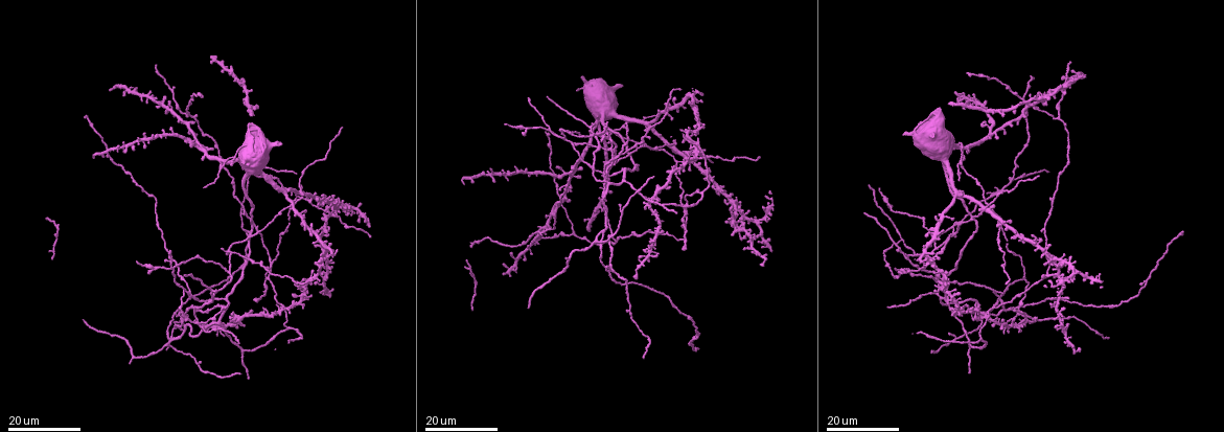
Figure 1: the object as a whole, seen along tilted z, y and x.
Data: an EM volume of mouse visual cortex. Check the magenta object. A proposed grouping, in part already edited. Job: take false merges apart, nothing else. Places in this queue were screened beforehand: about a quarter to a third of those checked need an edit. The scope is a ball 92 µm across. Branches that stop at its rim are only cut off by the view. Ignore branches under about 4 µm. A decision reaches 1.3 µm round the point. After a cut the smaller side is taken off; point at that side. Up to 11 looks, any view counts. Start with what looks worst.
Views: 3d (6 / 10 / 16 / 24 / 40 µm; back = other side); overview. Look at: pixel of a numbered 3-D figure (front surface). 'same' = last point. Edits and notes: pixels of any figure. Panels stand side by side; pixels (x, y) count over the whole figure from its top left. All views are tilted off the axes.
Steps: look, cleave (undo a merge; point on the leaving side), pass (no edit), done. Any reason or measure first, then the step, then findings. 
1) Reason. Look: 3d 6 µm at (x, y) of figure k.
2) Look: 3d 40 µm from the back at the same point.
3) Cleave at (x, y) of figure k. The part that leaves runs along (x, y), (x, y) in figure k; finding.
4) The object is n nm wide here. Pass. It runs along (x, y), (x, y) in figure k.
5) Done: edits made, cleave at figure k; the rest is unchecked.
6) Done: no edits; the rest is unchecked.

Four-way junction. Look: 3d 24 µm at (1024, 289) of figure 1.

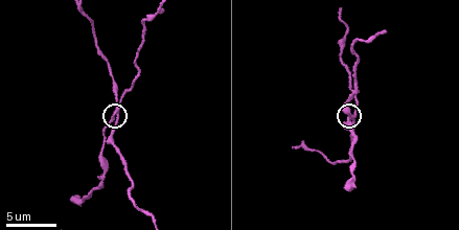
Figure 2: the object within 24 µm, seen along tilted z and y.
Look: 3d 10 µm at (112, 119) of figure 2.

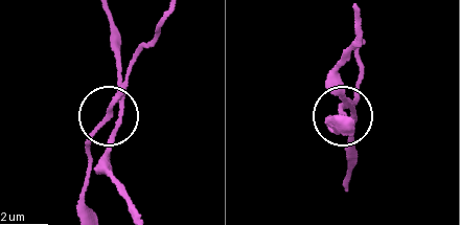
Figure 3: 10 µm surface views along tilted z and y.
The side arm is 15 µm long; 4 arms meet here. Pass. One neuron here.

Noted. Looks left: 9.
Side arm on a straight run. Look: 3d 24 µm at (182, 291) of figure 1.

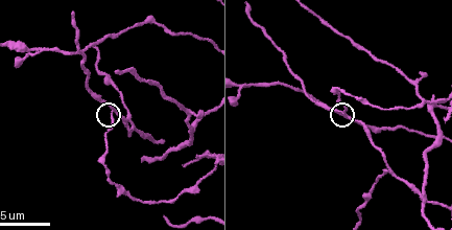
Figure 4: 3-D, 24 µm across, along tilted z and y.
Closer look. Look: 3d 6 µm at (110, 110) of figure 4.

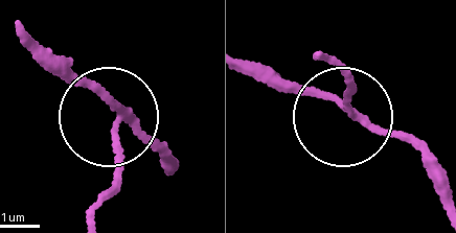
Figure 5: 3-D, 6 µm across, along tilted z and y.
3 arms meet here. Cleave at (121, 163) of figure 5. Two neurons meet here.

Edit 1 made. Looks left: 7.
See it whole again. Look: overview.

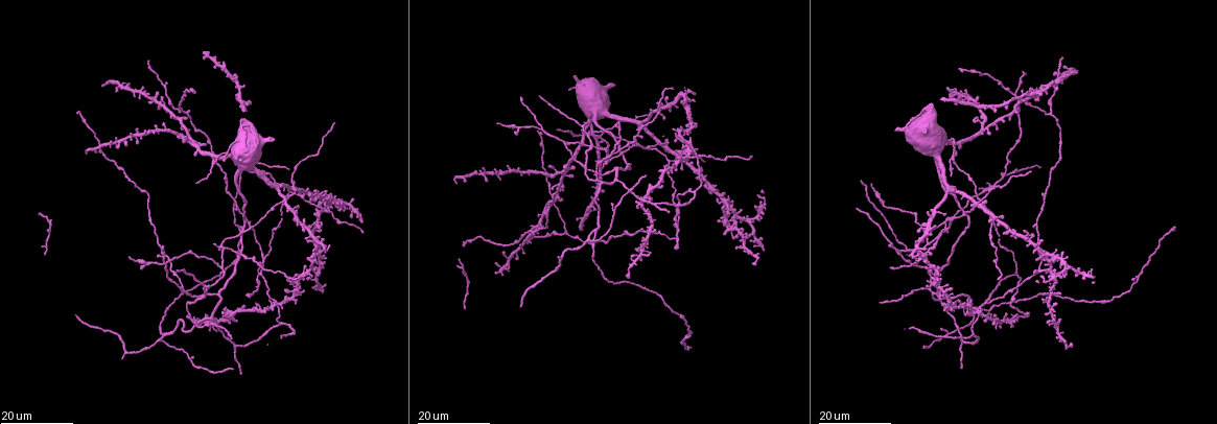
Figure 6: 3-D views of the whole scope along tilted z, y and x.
Look: 3d 24 µm at (667, 146) of figure 6.

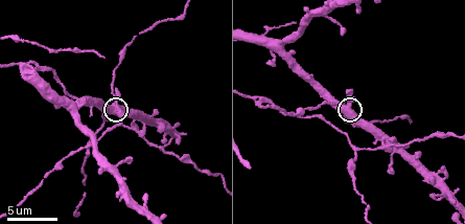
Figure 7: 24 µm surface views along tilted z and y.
Look: 3d 10 µm at (348, 104) of figure 7.

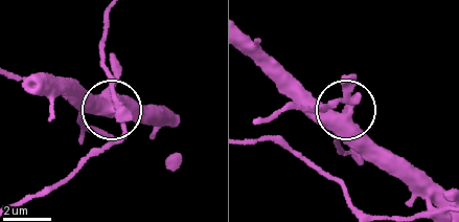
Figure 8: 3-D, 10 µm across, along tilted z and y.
From behind. Look: 3d 10 µm from the back at (349, 117) of figure 8.

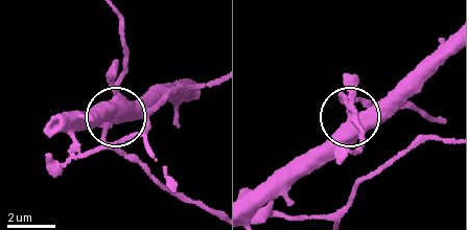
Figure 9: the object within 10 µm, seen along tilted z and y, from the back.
The side arm is 62 µm long; 5 arms meet here. Pass. One neuron here.

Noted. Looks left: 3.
Look: 3d 24 µm at (223, 248) of figure 6.

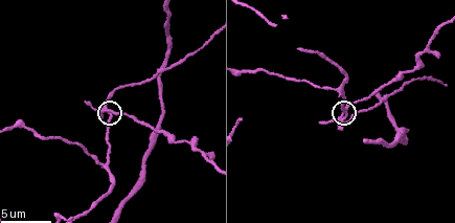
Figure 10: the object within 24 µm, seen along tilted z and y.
Look: 3d 10 µm at (346, 112) of figure 10.

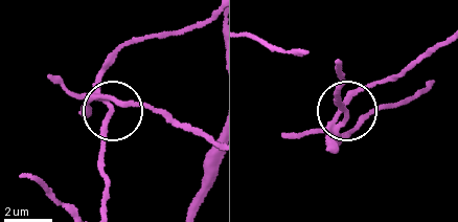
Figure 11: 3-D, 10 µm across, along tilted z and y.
The side arm is 33 µm long. Cleave at (63, 83) of figure 11. The part that leaves runs along (95, 100), (137, 101), (212, 136) in figure 11; a second neuron is stuck on.

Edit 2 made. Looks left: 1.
Four or more arms meet. Look: 3d 16 µm at (145, 124) of figure 7.

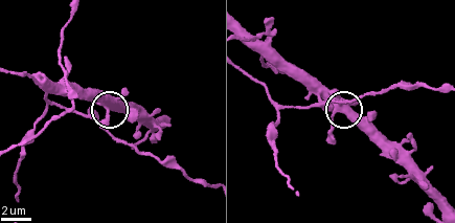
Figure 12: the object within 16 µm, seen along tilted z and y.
Pass. It runs along (245, 28), (300, 68), (341, 109), (334, 99), (349, 103) in figure 12; one neuron here.

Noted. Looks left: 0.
Done: edits made, cleave at figure 5, cleave at figure 11; the rest is unchecked.

